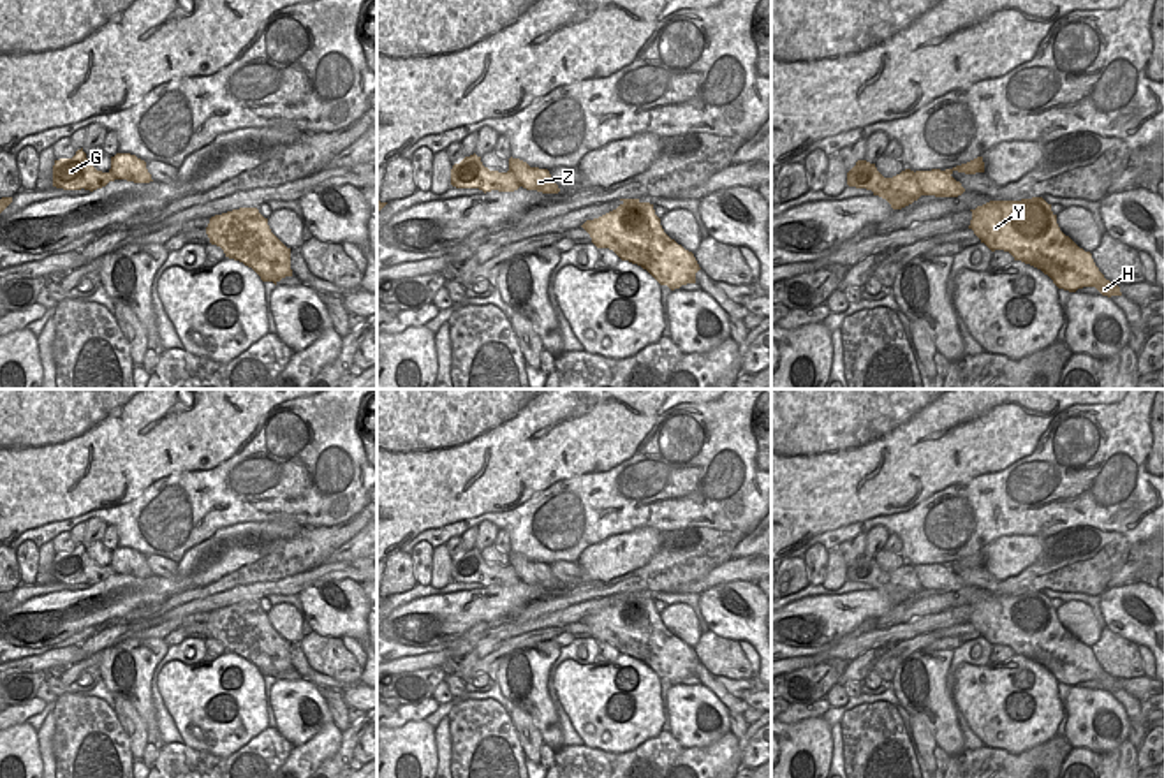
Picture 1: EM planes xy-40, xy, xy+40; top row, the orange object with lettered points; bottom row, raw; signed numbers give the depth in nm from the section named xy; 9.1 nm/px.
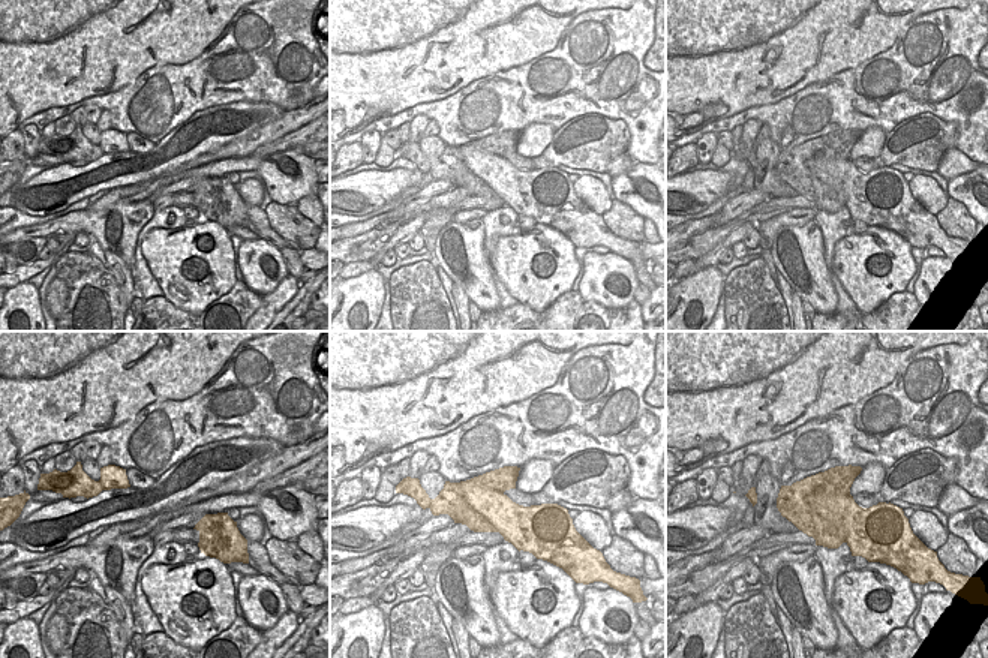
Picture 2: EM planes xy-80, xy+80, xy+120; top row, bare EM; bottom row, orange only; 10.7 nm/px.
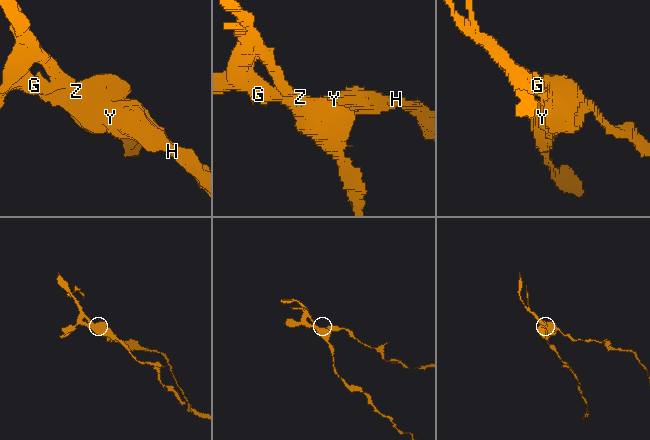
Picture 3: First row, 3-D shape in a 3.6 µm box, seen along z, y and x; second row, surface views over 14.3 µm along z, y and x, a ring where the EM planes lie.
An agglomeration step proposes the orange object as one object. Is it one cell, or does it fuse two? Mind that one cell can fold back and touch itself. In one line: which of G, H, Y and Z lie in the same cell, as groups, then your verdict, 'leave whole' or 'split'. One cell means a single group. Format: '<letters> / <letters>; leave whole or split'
G / H Y Z; split

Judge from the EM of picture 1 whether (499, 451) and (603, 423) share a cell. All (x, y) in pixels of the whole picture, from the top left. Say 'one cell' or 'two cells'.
one cell

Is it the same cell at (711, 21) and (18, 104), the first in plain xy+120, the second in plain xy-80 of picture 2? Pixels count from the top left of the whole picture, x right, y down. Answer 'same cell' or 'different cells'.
same cell

